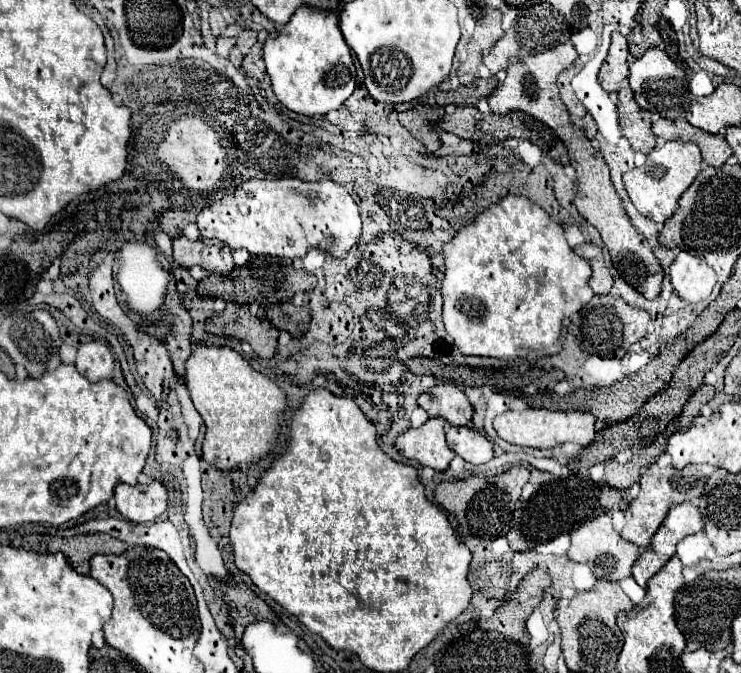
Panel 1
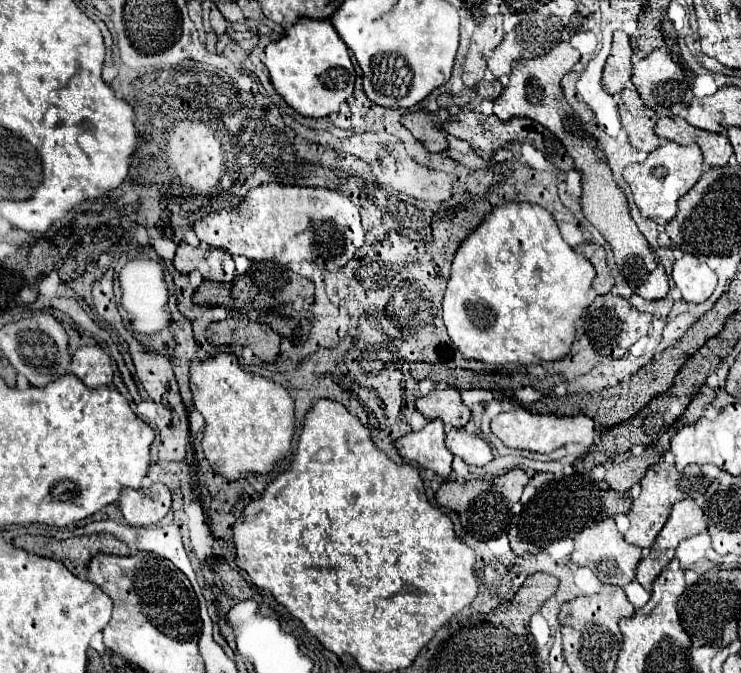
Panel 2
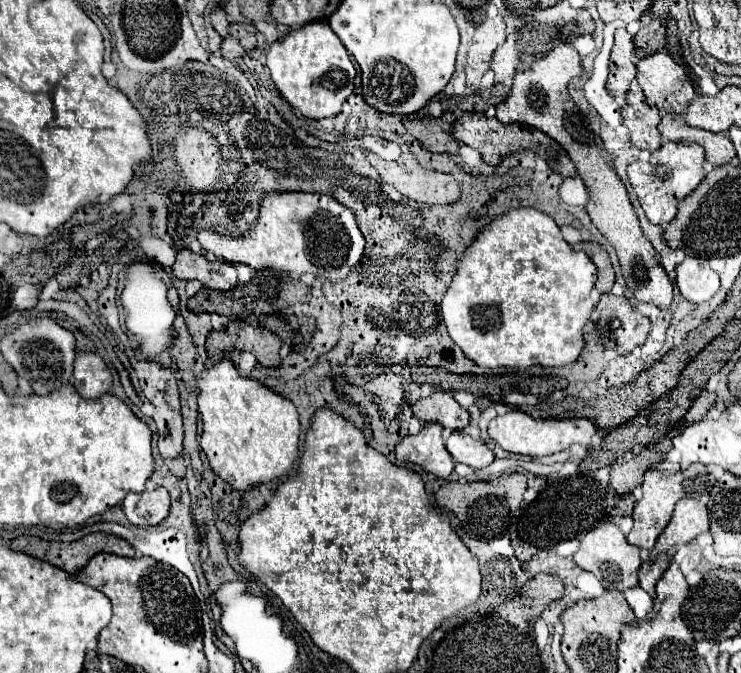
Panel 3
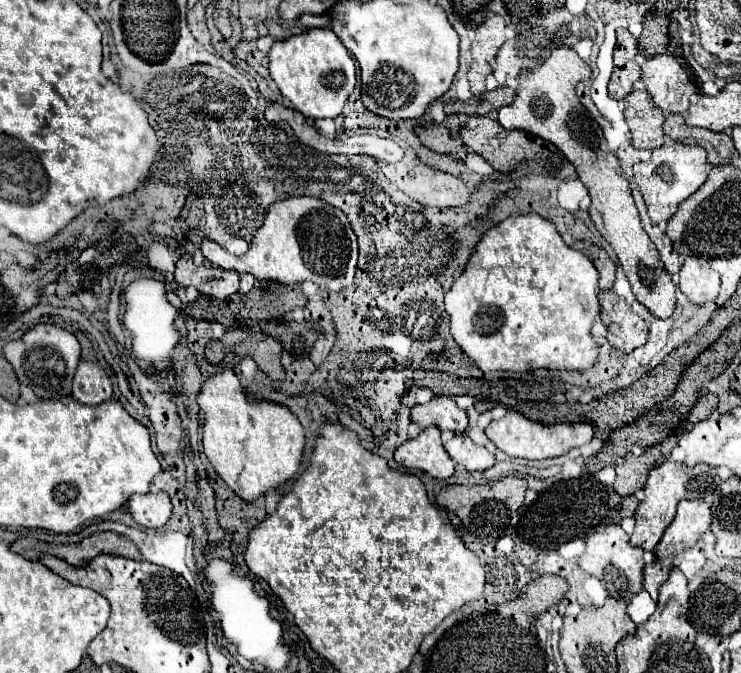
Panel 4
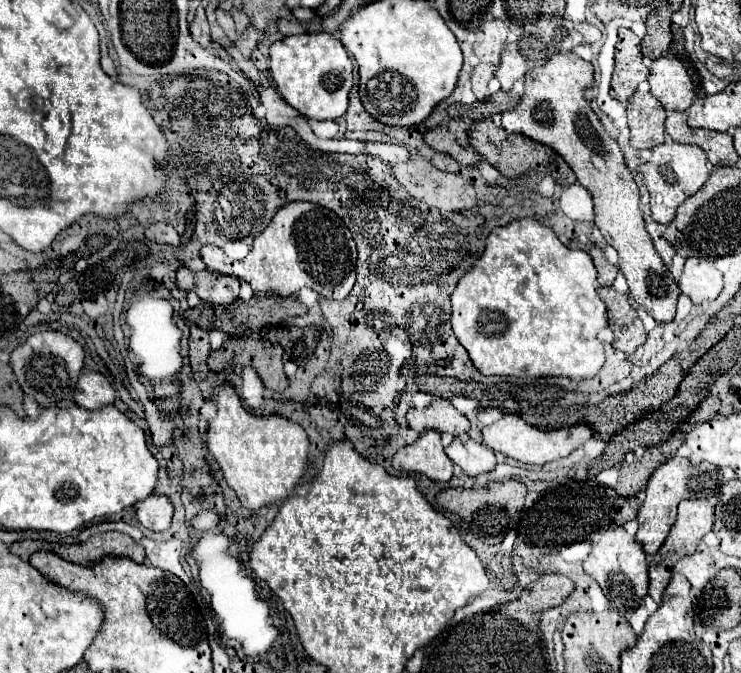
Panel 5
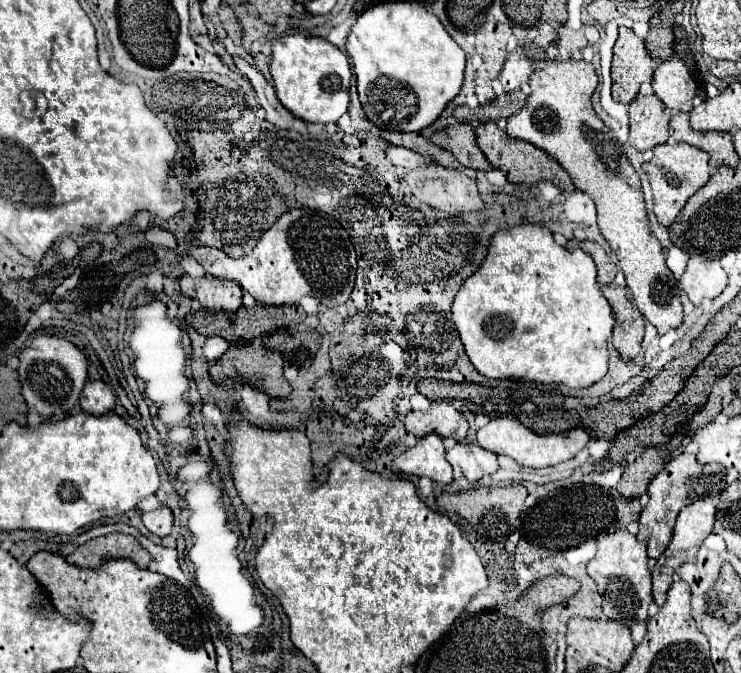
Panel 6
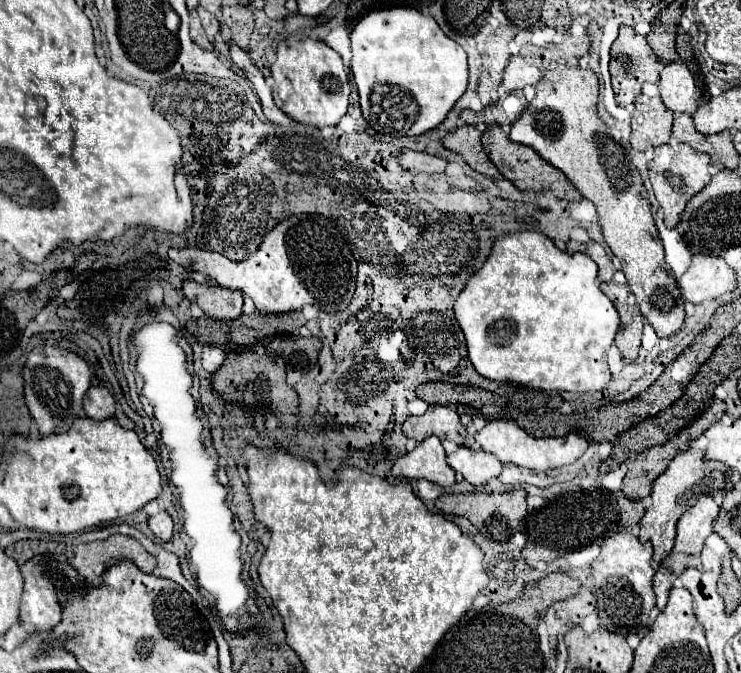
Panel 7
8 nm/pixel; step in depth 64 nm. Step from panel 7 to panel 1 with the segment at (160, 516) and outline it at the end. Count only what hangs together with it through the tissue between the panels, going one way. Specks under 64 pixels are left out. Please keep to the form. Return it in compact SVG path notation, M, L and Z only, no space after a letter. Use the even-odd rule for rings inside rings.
M152 482L152 484L136 484L136 486L126 486L120 484L116 486L114 502L118 512L136 524L142 522L152 522L158 516L162 516L168 508L168 490L162 482Z

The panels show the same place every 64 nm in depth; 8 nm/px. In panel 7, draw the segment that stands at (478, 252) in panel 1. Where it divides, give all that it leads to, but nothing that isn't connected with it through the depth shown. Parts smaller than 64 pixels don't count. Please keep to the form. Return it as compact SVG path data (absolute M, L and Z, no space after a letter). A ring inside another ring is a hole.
M538 230L498 236L484 266L460 292L454 312L466 336L470 362L476 366L476 372L488 380L566 392L596 392L604 390L610 382L606 356L620 332L620 316L596 284L596 264L586 254L578 252L570 256L560 252L554 242Z

